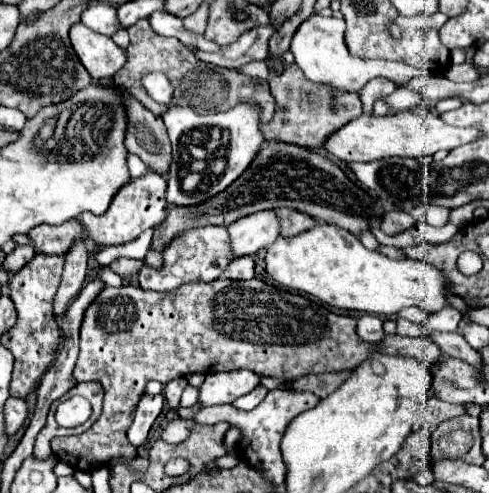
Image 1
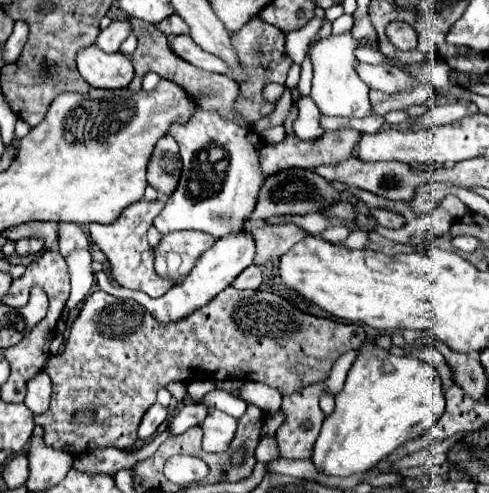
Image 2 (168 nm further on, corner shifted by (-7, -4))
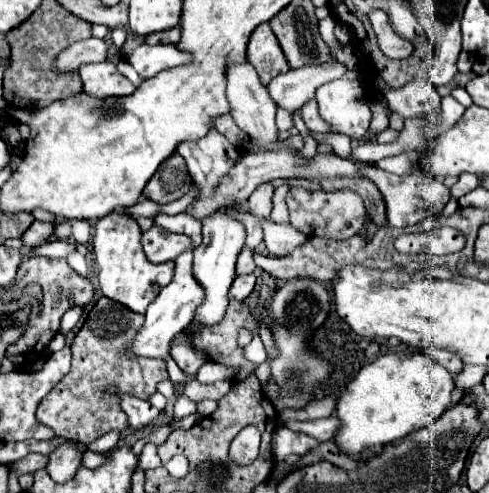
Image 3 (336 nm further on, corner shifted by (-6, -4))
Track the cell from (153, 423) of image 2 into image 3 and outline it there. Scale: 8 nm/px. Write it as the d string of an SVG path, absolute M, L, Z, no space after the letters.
M131 395L121 397L121 407L127 413L129 425L135 431L149 427L159 417L159 409L155 409L149 401L143 401L143 399L137 399L137 397L131 397Z

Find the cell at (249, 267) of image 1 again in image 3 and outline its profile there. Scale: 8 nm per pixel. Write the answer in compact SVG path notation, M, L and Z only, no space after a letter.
M249 273L249 275L237 275L235 281L233 281L233 285L231 285L229 295L233 299L243 301L243 299L249 297L249 293L253 291L253 287L255 287L255 275L253 273Z

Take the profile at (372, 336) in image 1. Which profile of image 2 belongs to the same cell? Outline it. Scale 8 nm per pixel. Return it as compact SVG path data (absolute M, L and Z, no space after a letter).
M366 343L360 349L356 363L352 365L346 385L336 397L336 411L324 419L320 437L316 441L312 461L318 471L334 477L348 477L352 473L364 473L372 469L380 459L398 449L410 435L410 431L428 431L444 413L444 389L440 375L428 363L414 357L396 357L378 349L374 343Z

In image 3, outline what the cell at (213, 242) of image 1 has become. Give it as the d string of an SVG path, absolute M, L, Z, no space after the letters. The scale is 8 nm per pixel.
M153 225L149 231L143 233L143 249L151 263L167 263L177 259L183 251L191 249L191 237L171 233L163 227Z

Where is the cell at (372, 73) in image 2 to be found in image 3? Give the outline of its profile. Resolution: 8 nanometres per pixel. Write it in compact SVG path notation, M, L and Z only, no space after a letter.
M333 59L321 65L307 65L307 67L291 69L283 75L277 75L267 89L271 99L277 103L277 107L283 107L293 113L303 103L313 99L315 89L321 83L343 77L345 73L347 73L347 67Z

